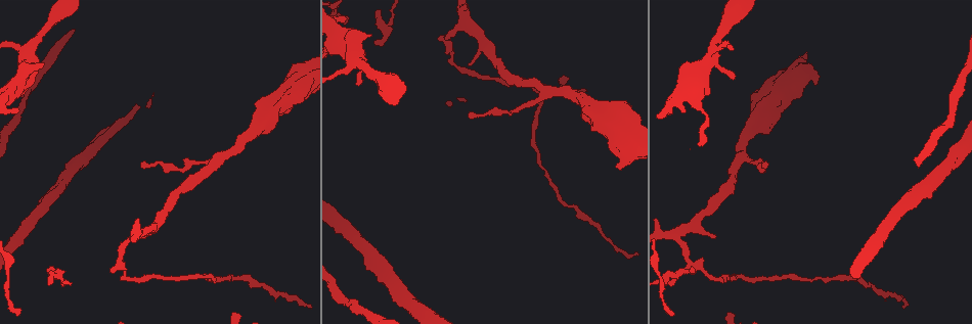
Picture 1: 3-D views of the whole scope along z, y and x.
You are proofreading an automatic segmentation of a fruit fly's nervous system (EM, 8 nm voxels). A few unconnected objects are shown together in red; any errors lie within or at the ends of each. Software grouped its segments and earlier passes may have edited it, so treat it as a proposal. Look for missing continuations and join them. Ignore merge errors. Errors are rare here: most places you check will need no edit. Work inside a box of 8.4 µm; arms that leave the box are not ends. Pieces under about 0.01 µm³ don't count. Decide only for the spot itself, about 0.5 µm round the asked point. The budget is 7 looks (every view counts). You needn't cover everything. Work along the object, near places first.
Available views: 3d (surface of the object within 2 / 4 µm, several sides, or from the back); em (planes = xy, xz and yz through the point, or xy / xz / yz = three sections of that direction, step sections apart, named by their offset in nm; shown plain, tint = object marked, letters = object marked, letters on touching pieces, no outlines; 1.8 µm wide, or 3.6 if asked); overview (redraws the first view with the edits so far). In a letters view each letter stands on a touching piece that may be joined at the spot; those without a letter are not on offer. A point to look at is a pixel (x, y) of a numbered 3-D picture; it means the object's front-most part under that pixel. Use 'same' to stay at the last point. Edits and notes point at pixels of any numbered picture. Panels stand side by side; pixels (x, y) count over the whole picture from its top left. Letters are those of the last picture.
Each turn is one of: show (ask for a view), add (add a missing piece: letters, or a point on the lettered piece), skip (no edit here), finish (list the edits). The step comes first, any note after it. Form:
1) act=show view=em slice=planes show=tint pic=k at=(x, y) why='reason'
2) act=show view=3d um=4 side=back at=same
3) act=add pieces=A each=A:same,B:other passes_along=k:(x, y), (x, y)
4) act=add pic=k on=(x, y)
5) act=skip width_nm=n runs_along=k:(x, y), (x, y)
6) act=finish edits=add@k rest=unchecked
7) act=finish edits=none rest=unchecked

act=show view=3d um=2 pic=1 at=(35, 38)

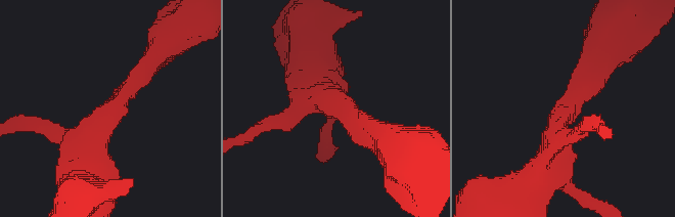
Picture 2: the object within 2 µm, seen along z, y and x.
act=show view=em slice=planes show=letters pic=2 at=(115, 110) arms=3 why='need the tissue'

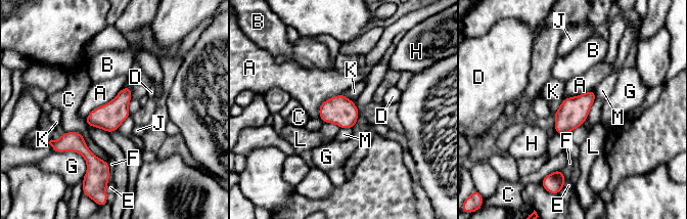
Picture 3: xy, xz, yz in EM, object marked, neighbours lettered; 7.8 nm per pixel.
act=skip longest_contact=C:420nm each=A:other,B:other,C:other,D:other,E:other,F:other,G:other,H:other,J:other,K:other,L:other,M:other border=3:(124, 87), (85, 118) found='none of them fits'

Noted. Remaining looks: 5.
act=show view=em um=3.6 slice=yz step=4 show=letters pic=1 at=(544, 89) why='thick turns thin'

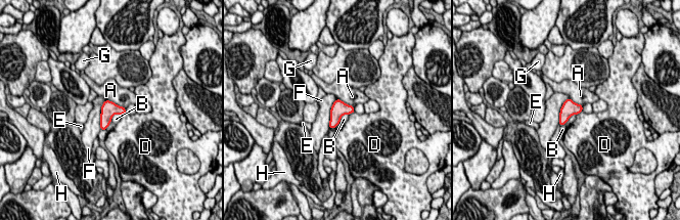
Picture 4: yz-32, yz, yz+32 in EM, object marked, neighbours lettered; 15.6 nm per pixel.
act=show view=em um=3.6 slice=xy step=16 show=letters at=same

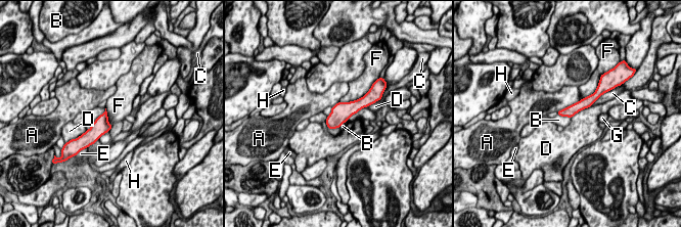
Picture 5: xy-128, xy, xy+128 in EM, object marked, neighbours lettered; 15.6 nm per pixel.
act=skip width_nm=120 each=A:other,B:other,C:other,D:other,E:other,F:other,G:other,H:other found='no lettered piece goes on from it'

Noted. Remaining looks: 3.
act=show view=em slice=planes show=plain pic=1 at=(376, 44) why='an open end'

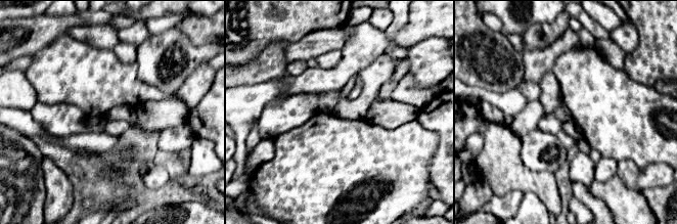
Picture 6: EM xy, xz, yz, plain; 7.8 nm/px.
act=show view=em slice=planes show=tint at=same

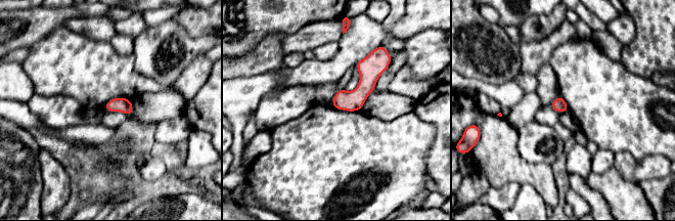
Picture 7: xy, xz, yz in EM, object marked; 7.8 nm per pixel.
act=show view=em slice=planes show=letters at=same

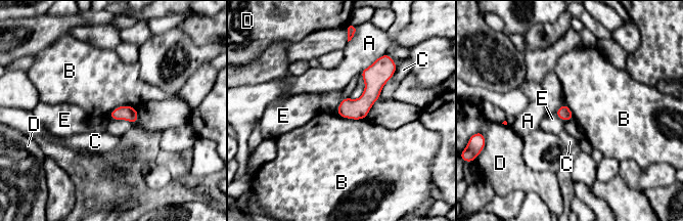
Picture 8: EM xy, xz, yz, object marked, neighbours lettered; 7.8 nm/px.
act=skip each=A:other,B:other,C:other,D:other,E:other runs_along=8:(380, 68), (372, 92), (340, 113) found='none of them fits'

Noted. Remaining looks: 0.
act=finish edits=none rest=unchecked

